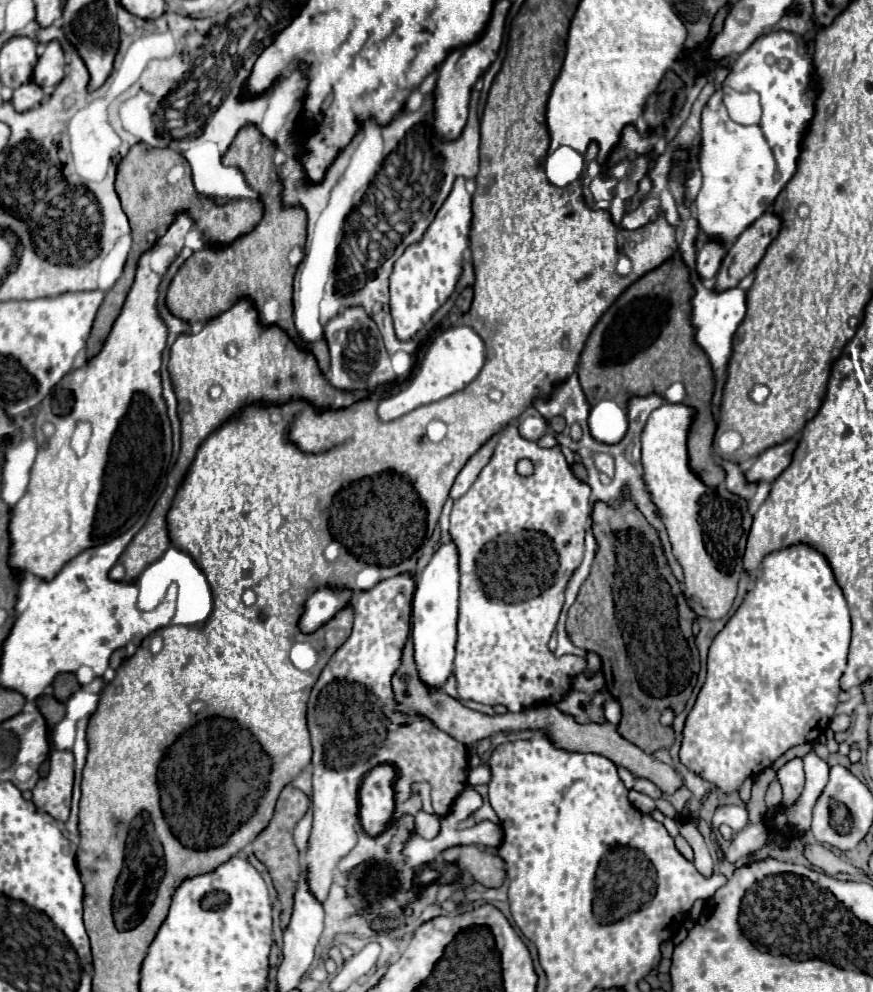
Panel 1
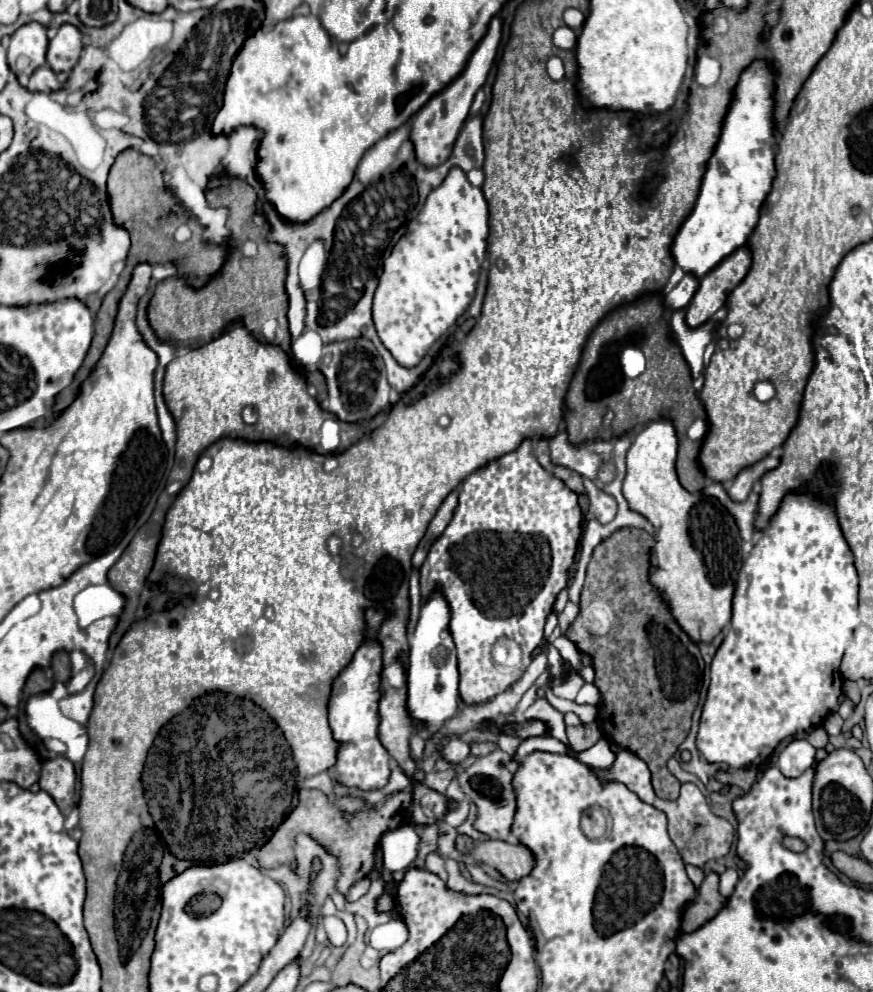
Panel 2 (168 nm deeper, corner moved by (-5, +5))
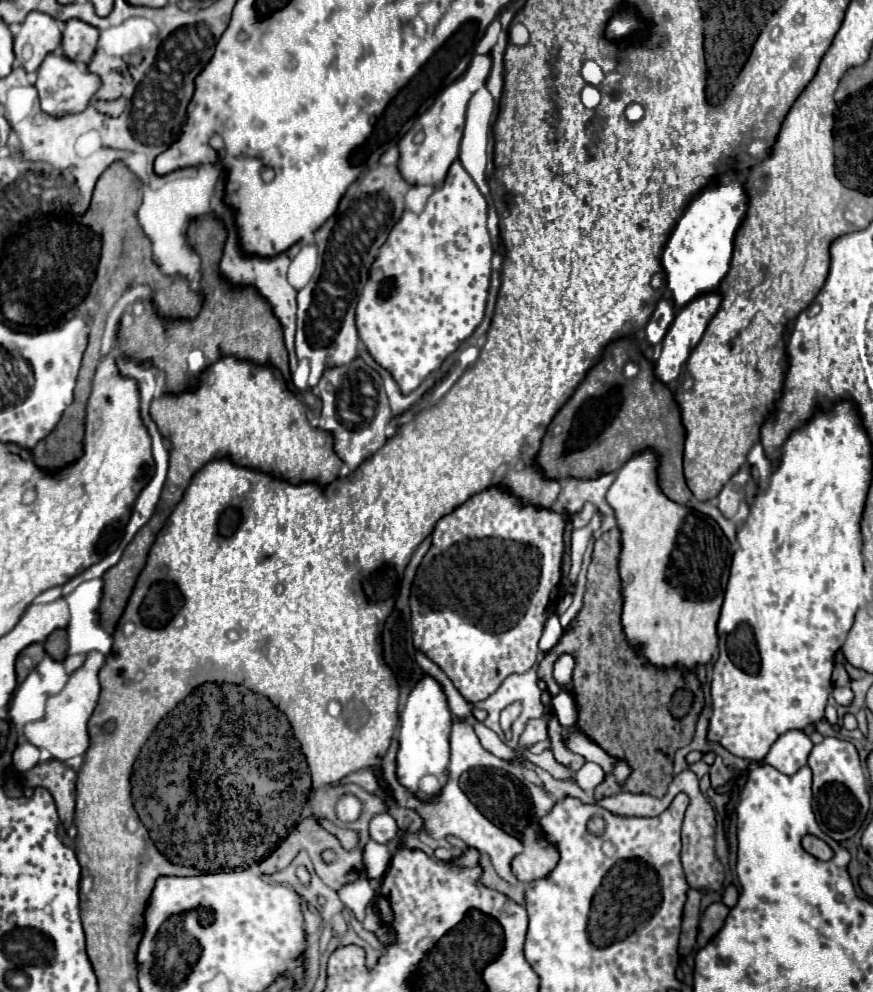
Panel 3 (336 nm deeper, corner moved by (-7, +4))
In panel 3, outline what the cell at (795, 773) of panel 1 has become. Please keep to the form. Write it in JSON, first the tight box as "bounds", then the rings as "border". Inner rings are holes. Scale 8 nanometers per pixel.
{"bounds":[764,731,814,775],"border":[[[788,731],[778,737],[764,761],[786,775],[792,775],[808,763],[812,747],[814,745],[808,735],[804,735],[802,731]]]}

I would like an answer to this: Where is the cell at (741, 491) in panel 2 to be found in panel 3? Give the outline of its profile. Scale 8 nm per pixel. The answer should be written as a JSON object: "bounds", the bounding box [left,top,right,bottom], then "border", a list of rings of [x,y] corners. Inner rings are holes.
{"bounds":[718,465,750,519],"border":[[[746,465],[744,469],[740,469],[728,483],[726,487],[720,491],[718,495],[718,509],[728,517],[732,519],[738,511],[738,505],[744,501],[744,487],[748,485],[750,481],[750,465]]]}

